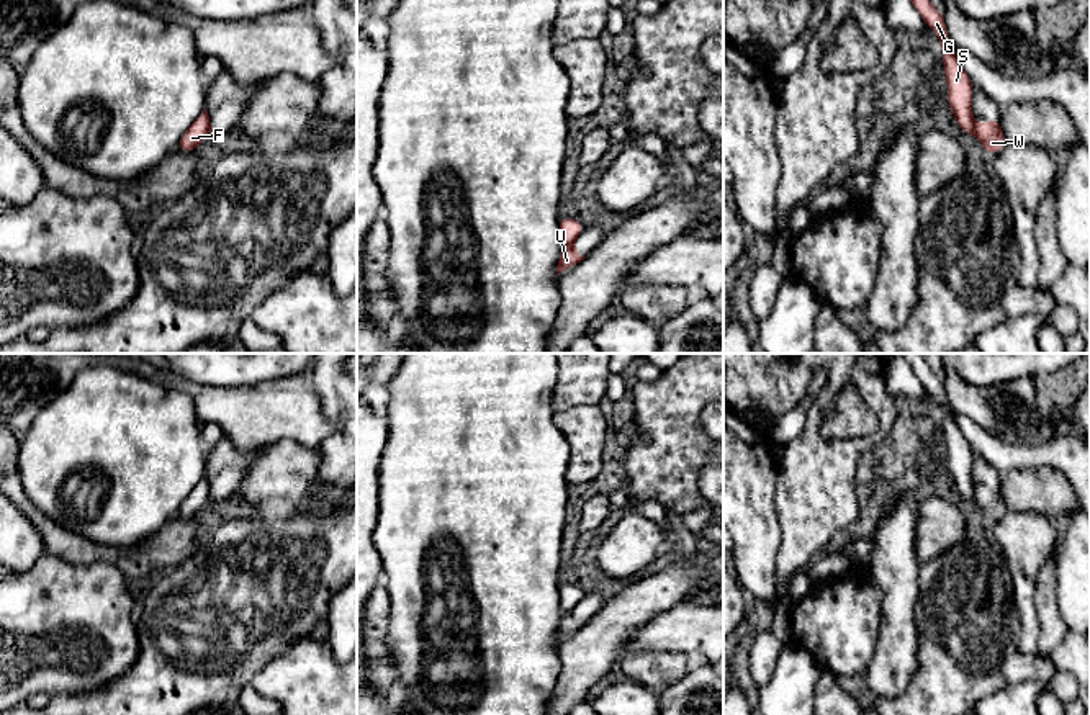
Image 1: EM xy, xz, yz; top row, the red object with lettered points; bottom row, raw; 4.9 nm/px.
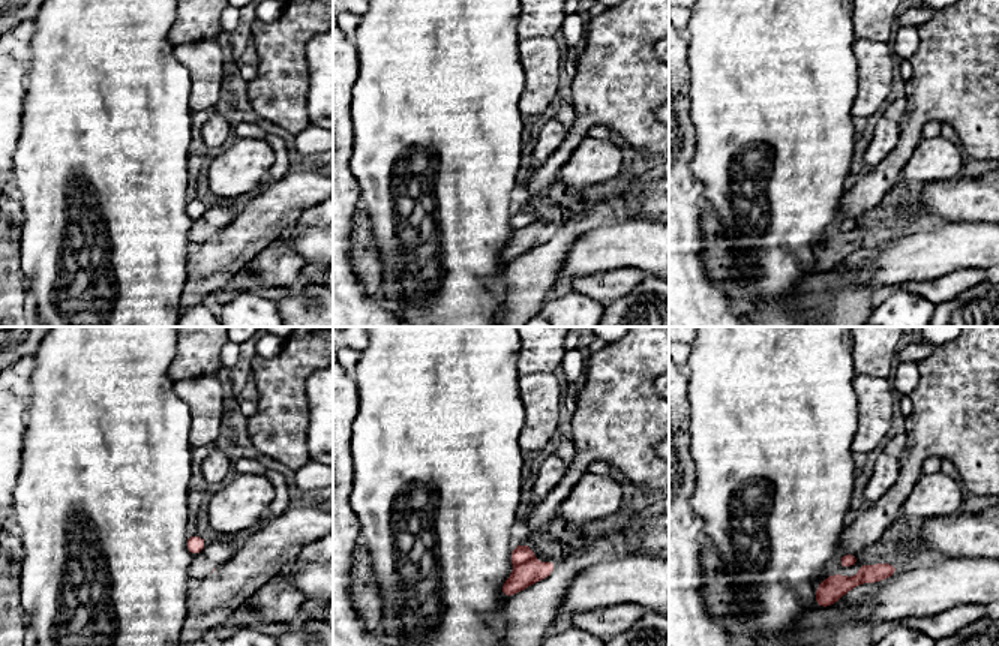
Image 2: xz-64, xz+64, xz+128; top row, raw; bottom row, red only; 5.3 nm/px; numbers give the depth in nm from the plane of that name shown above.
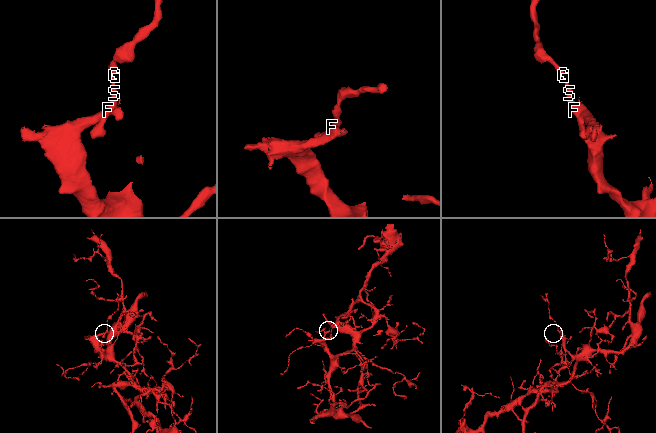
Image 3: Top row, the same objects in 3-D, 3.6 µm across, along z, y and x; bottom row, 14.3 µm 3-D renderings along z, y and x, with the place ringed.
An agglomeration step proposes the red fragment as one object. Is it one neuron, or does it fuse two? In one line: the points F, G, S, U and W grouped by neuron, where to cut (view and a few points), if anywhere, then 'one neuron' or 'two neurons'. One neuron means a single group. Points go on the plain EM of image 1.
F G S / U W; cut in yz along (972, 490), (974, 499); two neurons

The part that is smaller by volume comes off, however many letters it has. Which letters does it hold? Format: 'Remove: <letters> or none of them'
Remove: F, G, S

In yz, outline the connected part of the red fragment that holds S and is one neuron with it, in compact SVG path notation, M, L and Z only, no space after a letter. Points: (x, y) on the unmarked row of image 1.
M900 353L912 366L923 388L938 401L943 414L943 432L948 448L948 468L954 484L966 501L974 501L972 483L972 448L954 420L954 411L949 406L944 391L944 381L928 366L921 353Z

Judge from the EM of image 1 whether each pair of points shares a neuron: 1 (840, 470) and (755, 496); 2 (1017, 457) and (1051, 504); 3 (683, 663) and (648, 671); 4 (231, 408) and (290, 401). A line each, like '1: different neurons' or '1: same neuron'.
1: different neurons
2: different neurons
3: same neuron
4: same neuron

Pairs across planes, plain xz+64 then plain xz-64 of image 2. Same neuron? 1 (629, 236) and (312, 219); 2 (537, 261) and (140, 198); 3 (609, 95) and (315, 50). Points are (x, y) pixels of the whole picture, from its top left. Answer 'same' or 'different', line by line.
1: different
2: different
3: different

